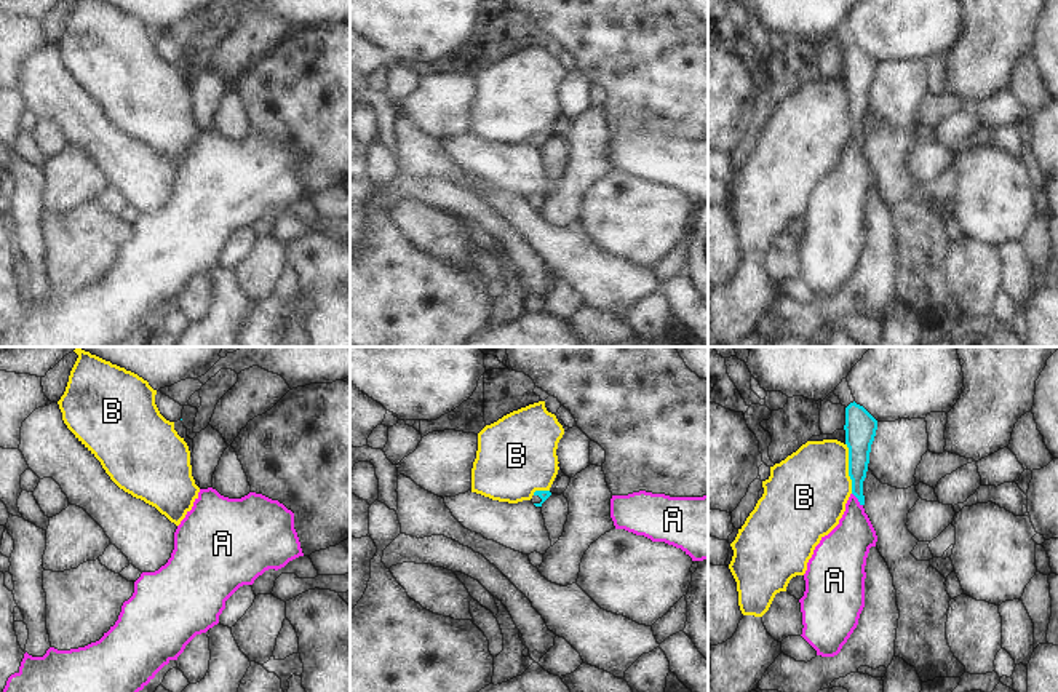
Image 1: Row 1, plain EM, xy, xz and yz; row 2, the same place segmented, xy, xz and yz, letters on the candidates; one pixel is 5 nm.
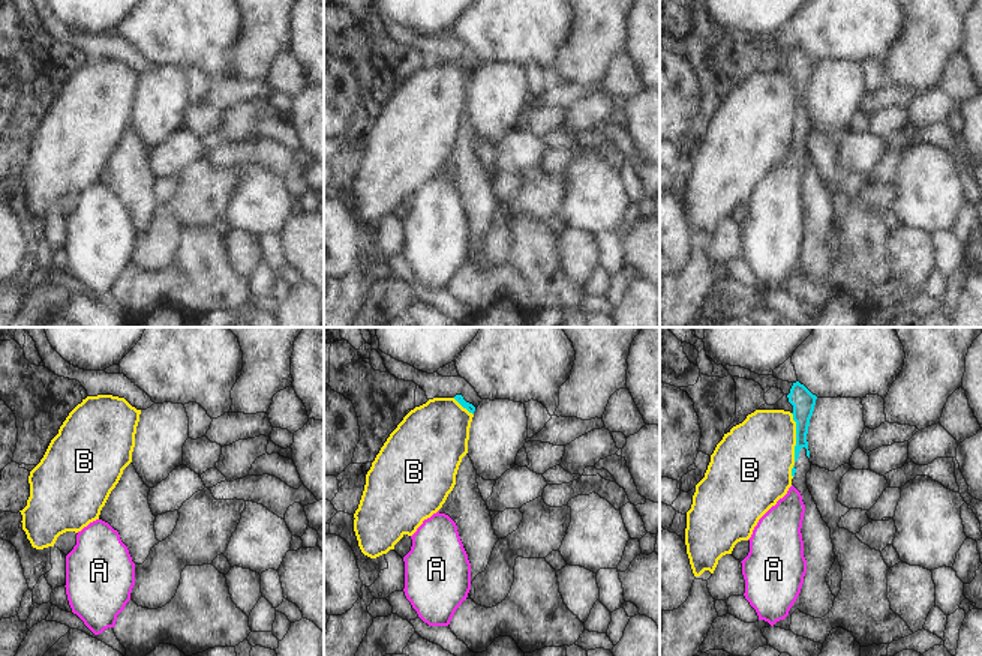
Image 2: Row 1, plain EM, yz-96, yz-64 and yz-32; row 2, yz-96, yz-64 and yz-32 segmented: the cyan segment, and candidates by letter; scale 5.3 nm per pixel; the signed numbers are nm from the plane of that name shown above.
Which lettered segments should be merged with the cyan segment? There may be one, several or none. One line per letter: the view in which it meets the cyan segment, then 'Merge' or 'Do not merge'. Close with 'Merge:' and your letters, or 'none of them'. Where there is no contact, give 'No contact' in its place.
A: Touches cyan in yz. Do not merge
B: Touches cyan in yz. Do not merge
Merge: none of them

